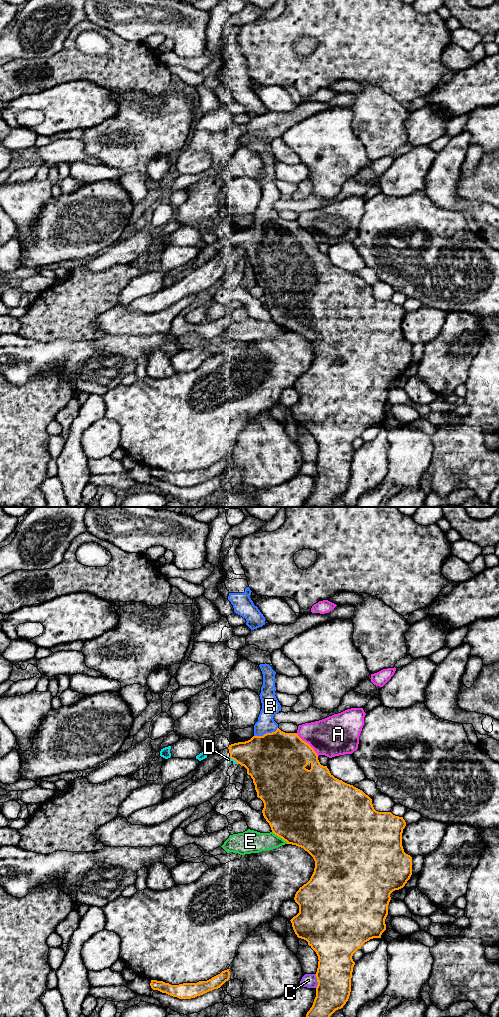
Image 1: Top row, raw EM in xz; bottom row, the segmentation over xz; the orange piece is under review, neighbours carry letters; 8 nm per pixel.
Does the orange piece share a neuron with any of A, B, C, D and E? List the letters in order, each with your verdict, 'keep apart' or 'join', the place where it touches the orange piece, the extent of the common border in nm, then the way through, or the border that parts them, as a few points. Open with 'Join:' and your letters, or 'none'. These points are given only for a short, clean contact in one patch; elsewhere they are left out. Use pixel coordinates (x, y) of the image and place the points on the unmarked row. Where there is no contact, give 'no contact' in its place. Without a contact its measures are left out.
Join: B
A: keep apart; meets orange in xz at (308, 232); contact 260 nm long
B: join; meets orange in xz at (266, 221); contact 200 nm long; runs through xz (276, 249), (266, 221), (266, 202), (270, 194)
C: keep apart; meets orange in xz at (317, 469); contact 110 nm long
D: keep apart; meets orange in xz at (233, 247); contact 90 nm long
E: keep apart; meets orange in xz at (280, 325); contact 160 nm long

